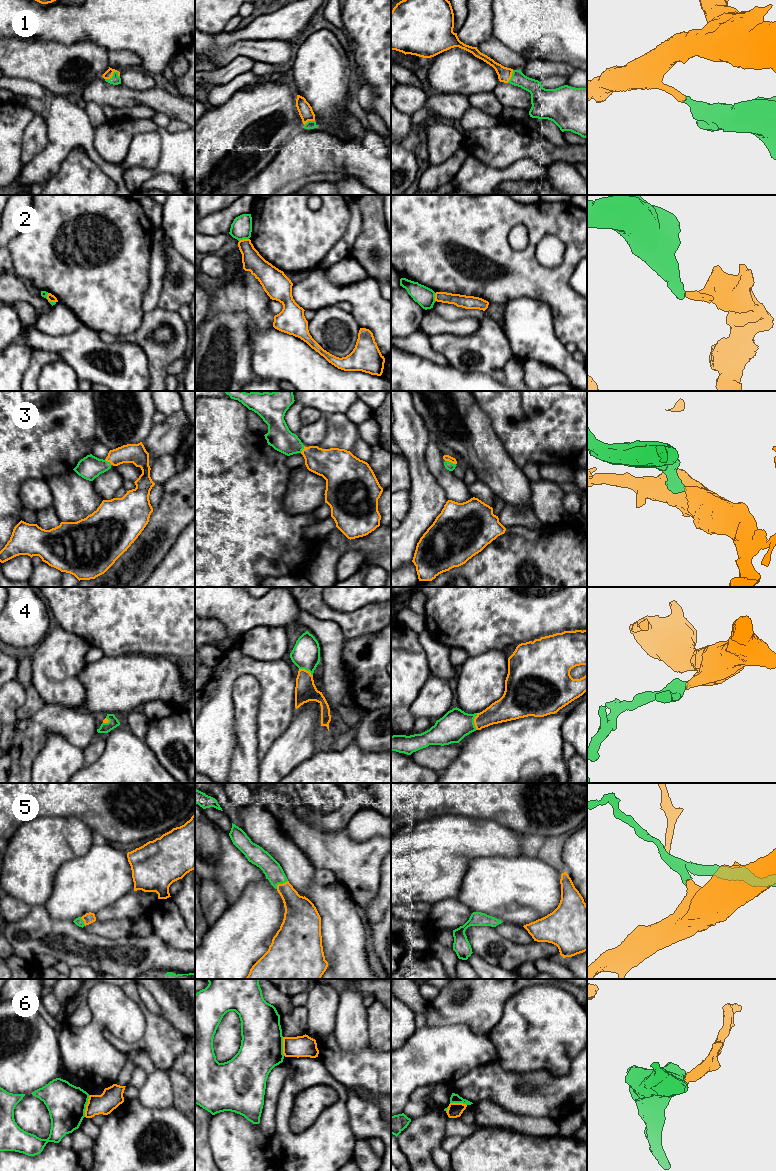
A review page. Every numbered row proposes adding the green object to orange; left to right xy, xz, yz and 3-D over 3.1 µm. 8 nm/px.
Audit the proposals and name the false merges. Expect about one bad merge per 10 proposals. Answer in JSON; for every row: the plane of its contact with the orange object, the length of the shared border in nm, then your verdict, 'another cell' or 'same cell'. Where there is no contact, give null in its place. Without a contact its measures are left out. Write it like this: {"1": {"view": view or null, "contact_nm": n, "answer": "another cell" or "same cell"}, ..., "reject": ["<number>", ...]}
{"1": {"view": "xy", "contact_nm": 130, "answer": "same cell"}, "2": {"view": "xz", "contact_nm": 80, "answer": "another cell"}, "3": {"view": "yz", "contact_nm": 90, "answer": "same cell"}, "4": {"view": "yz", "contact_nm": 140, "answer": "same cell"}, "5": {"view": "xz", "contact_nm": 120, "answer": "same cell"}, "6": {"view": "xy", "contact_nm": 180, "answer": "another cell"}, "reject": ["2", "6"]}

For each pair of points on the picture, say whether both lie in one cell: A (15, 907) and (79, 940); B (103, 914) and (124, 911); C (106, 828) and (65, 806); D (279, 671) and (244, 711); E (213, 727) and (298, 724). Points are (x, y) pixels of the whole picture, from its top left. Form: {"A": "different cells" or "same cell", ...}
{"A": "different cells", "B": "same cell", "C": "same cell", "D": "different cells", "E": "different cells"}

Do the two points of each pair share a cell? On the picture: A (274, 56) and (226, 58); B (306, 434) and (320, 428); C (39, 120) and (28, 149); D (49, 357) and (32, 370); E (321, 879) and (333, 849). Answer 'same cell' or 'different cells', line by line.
A: same cell
B: same cell
C: same cell
D: same cell
E: different cells

